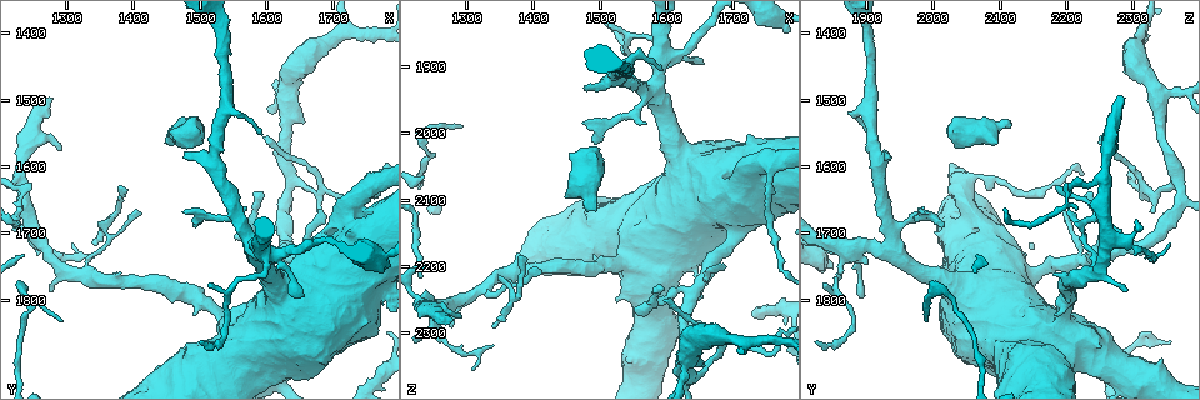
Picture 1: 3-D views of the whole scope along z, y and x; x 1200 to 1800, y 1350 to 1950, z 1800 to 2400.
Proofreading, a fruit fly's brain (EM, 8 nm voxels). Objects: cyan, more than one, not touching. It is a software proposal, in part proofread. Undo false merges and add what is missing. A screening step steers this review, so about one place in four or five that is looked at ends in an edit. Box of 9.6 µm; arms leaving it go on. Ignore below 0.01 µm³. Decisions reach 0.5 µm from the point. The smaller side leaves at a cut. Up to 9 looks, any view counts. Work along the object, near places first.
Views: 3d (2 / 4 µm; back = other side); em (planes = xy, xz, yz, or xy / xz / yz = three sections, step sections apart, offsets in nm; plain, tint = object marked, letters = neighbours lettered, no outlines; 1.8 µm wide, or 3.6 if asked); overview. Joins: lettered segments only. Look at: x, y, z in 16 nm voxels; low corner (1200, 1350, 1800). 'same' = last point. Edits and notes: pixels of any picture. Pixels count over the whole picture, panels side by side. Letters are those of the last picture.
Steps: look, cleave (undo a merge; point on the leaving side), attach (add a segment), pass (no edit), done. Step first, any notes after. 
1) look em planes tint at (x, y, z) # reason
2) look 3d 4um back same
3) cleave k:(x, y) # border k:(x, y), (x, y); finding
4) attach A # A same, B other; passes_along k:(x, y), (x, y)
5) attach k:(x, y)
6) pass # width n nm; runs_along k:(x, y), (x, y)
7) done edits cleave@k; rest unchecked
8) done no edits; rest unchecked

look 3d 4um at (1680, 1670, 2195) # free end

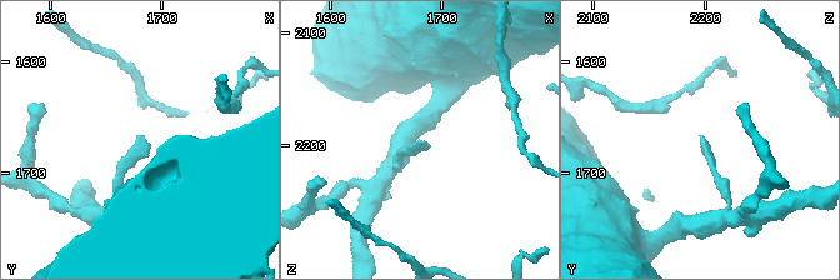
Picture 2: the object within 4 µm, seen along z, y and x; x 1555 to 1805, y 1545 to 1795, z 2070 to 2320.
look em planes letters at (1678, 1668, 2194)

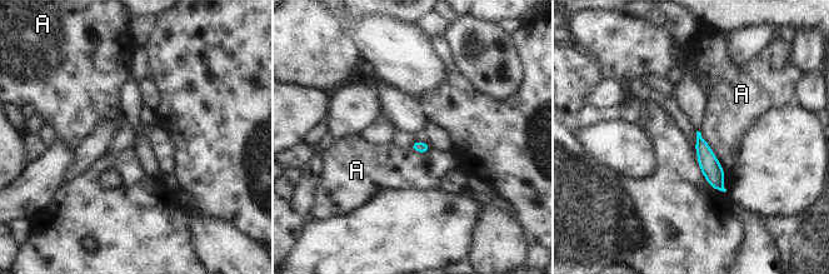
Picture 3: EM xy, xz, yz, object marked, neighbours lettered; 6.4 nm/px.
pass # A other; border 3:(699, 131), (722, 165); no lettered segment goes on from it

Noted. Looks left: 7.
look 3d 4um at (1535, 1825, 2195) # sudden change in width

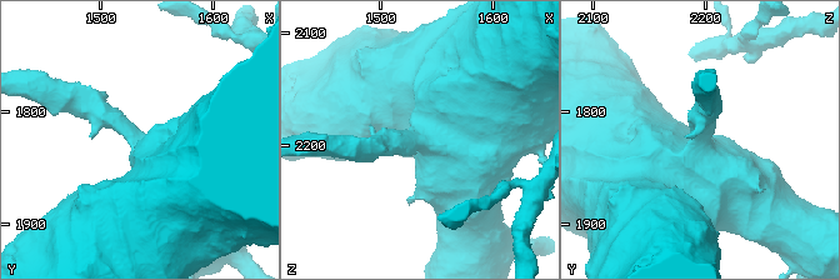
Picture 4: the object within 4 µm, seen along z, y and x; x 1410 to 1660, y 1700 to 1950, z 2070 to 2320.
look em xy step 8 letters at (1534, 1830, 2192) # need the tissue

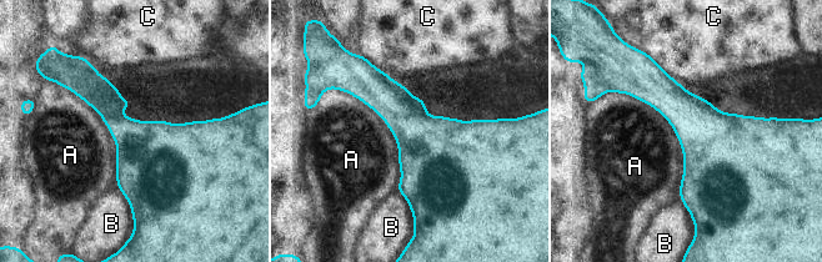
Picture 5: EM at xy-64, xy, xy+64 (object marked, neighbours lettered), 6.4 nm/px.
pass # A other, B other, C other; border 5:(614, 90), (673, 130), (681, 197); one cell here

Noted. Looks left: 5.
look 3d 2um at (1380, 1630, 2185)

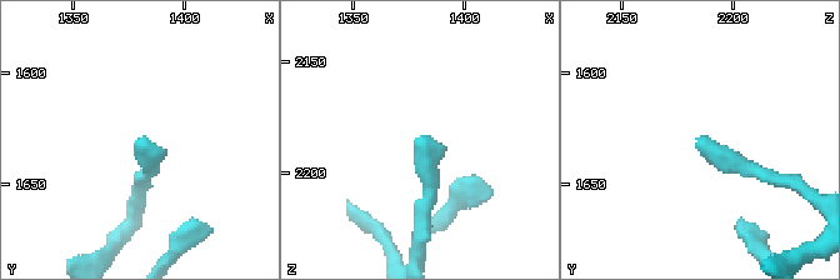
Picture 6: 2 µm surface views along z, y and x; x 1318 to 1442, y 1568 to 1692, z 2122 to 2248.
look em xz step 4 tint at (1382, 1632, 2183) # shape alone is not enough

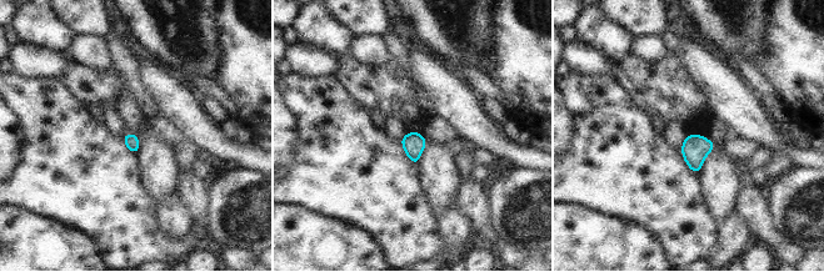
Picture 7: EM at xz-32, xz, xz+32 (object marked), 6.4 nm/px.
look em xz step 4 letters same # see the neighbours

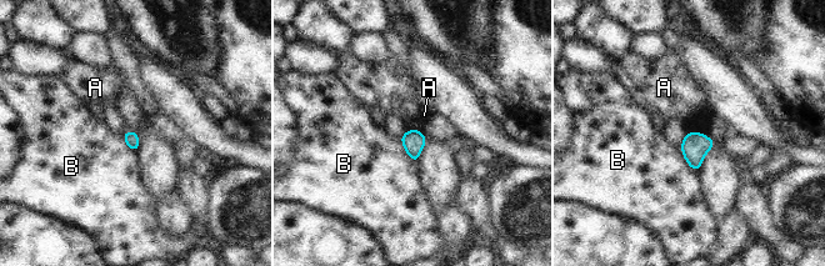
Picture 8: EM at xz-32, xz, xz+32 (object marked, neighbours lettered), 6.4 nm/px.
pass # longest_contact B 200 nm; A other, B other; border 8:(686, 131), (700, 131), (704, 134); none of them fits

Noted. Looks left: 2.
look em xy step 8 letters at (1495, 1535, 2115) # an open end

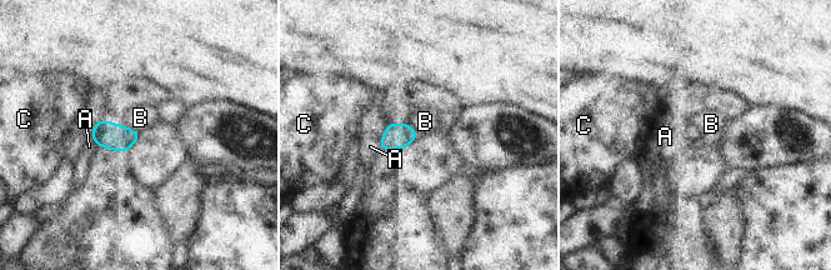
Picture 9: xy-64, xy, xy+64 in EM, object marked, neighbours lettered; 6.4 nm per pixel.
attach A # A same, B other, C other; passes_along 9:(390, 141), (381, 138), (370, 146); it goes on there

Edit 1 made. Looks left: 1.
done edits attach@9; rest unchecked

